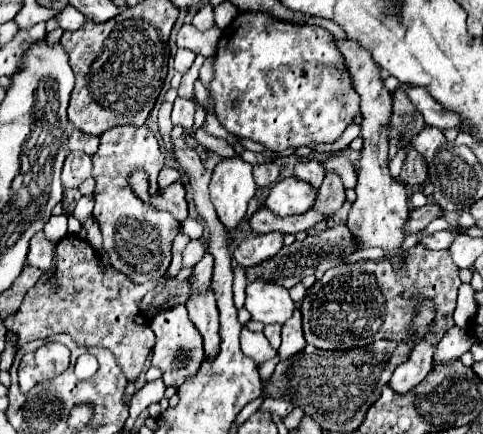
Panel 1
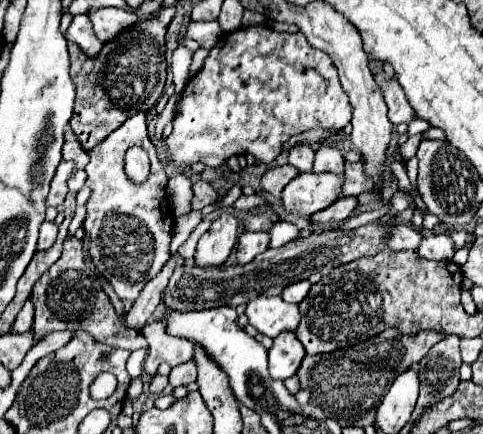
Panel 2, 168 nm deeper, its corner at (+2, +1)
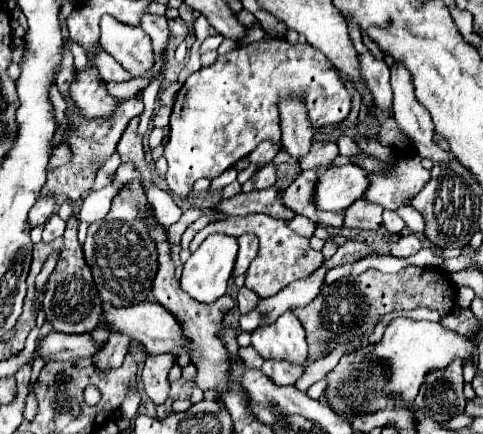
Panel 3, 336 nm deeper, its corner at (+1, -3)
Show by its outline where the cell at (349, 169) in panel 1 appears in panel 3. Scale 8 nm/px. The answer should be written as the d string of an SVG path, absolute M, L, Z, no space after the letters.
M419 156L401 158L393 174L371 174L371 186L365 192L369 202L377 202L387 210L409 206L419 190L429 182L429 170L421 166Z

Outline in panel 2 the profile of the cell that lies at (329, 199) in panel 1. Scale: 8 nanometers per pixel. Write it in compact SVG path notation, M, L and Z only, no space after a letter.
M322 146L316 150L314 160L314 172L332 172L342 174L344 172L344 156L336 146Z

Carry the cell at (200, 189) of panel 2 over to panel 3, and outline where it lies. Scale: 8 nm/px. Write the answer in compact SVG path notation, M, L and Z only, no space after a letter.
M275 184L265 190L253 190L249 194L237 194L229 200L221 200L217 204L217 210L221 210L227 216L247 216L247 214L267 214L271 218L289 222L293 218L293 212L283 204L281 200L283 186Z

